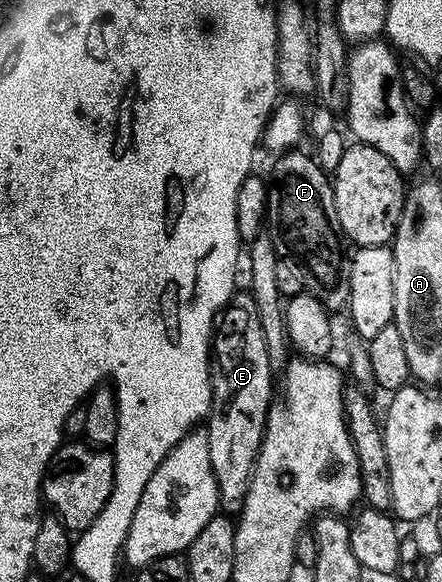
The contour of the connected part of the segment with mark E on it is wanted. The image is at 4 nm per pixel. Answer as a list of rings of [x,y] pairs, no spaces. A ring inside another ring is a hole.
[[[234,292],[217,315],[211,338],[211,376],[213,398],[209,404],[209,416],[203,428],[207,435],[207,451],[211,451],[211,469],[219,491],[219,505],[226,514],[240,514],[247,499],[253,468],[265,438],[265,426],[269,424],[269,406],[275,400],[275,370],[267,359],[267,339],[263,339],[263,323],[259,323],[259,307],[255,305],[252,292]]]

